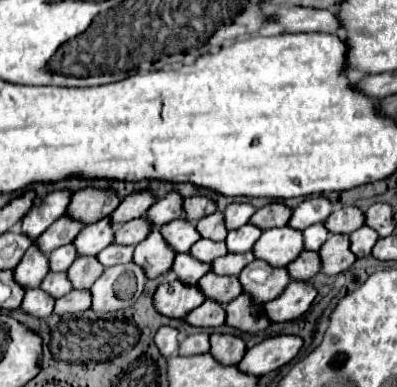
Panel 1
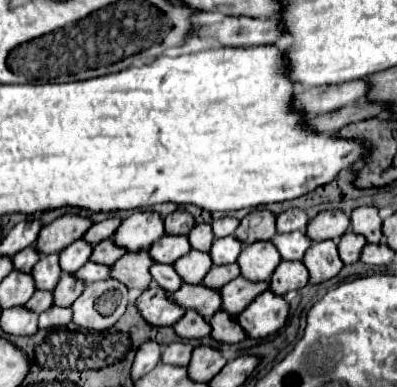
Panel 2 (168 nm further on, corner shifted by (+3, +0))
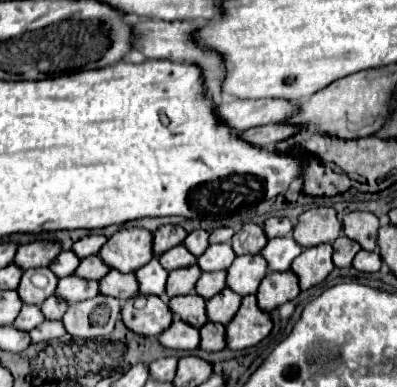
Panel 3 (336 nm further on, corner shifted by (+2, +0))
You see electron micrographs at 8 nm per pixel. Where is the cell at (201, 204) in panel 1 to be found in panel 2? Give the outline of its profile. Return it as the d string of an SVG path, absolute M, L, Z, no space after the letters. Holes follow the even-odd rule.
M173 212L163 220L163 224L165 224L165 234L187 236L189 230L195 226L195 220L189 212Z

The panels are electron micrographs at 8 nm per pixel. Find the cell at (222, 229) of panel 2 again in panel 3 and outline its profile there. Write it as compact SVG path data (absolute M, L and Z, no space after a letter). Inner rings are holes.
M228 226L216 228L216 230L210 234L210 244L214 244L214 242L230 242L232 236L234 236L234 230L232 230L232 228L228 228Z

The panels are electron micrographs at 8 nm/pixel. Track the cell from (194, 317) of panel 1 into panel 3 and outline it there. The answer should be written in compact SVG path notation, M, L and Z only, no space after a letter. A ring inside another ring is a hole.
M176 318L172 326L160 336L160 342L170 350L194 350L200 344L200 330Z

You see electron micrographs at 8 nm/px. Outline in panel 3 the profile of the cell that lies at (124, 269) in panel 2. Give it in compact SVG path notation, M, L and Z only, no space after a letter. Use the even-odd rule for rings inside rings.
M110 270L102 280L100 280L100 294L114 296L118 300L130 300L132 296L138 294L138 282L136 274L128 272L122 274L120 270Z

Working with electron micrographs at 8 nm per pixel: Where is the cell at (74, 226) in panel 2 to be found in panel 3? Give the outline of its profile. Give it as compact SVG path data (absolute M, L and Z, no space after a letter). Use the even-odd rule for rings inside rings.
M34 240L18 248L14 264L18 264L22 270L38 268L38 266L50 266L52 260L62 252L62 244L54 240Z

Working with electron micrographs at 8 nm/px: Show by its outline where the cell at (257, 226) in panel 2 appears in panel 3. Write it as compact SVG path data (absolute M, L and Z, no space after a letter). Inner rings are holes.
M254 222L242 224L242 228L232 236L232 248L238 256L258 254L258 252L262 252L266 242L268 242L268 238L264 234L264 228Z

